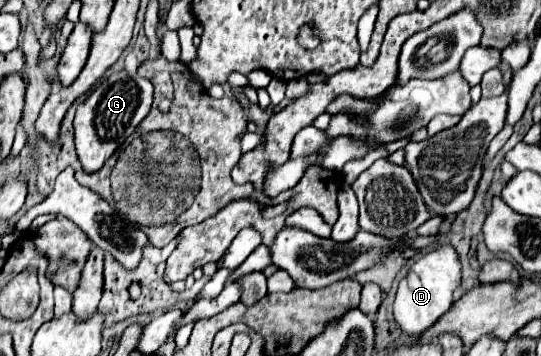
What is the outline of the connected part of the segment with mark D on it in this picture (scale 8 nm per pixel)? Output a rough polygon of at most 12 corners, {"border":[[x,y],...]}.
{"border":[[443,245],[409,269],[395,321],[421,335],[453,303],[461,263]]}

